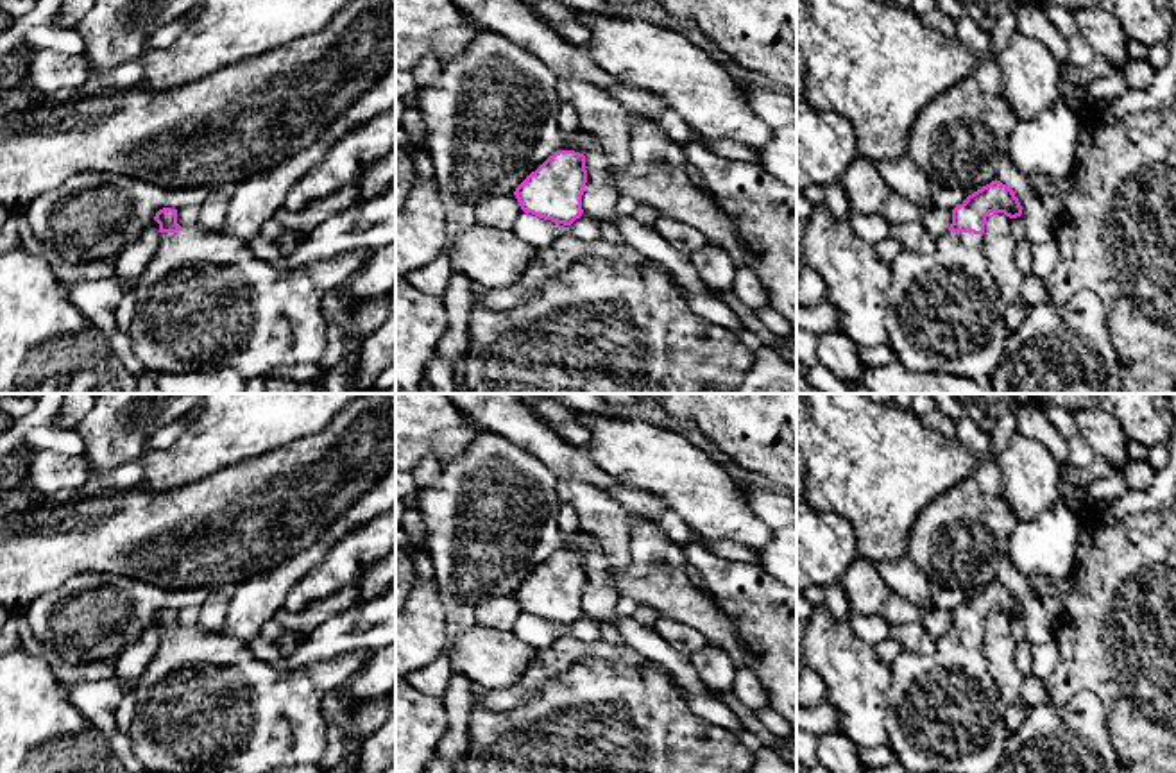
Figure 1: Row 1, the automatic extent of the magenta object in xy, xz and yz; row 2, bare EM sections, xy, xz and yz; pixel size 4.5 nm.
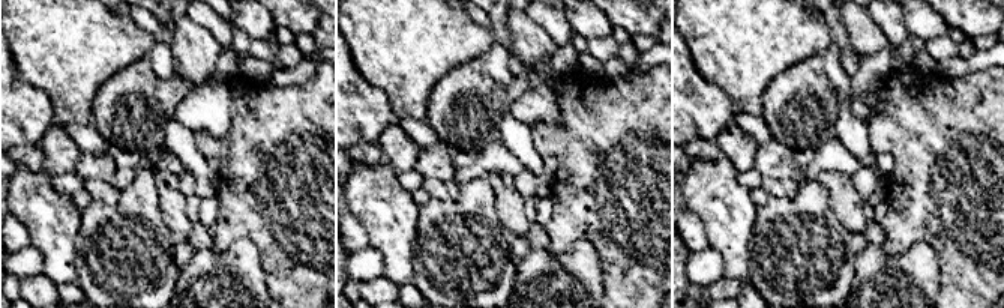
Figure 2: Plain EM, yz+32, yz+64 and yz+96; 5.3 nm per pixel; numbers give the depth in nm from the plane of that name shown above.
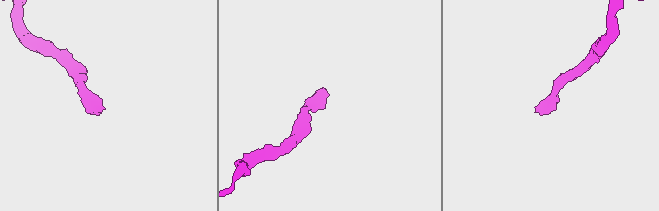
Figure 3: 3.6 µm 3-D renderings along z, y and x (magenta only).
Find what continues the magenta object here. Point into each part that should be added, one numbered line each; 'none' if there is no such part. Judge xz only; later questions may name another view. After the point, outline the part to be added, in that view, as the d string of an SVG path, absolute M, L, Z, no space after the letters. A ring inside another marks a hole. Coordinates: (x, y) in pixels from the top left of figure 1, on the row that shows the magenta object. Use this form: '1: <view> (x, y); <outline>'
none

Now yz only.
1: yz (945, 314); M947 231L933 252L902 249L891 263L890 345L911 372L936 372L984 381L993 376L1010 336L1004 302L988 274L983 236Z

